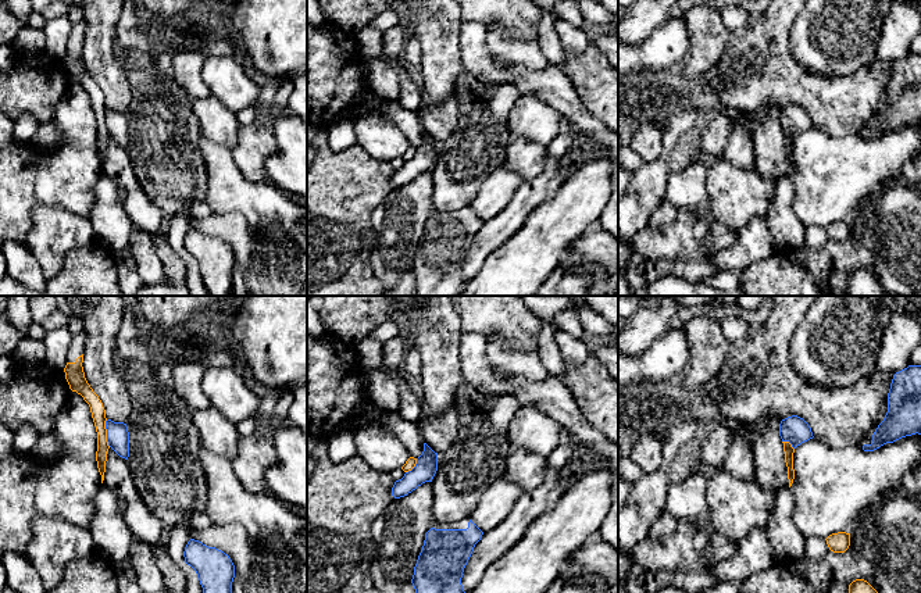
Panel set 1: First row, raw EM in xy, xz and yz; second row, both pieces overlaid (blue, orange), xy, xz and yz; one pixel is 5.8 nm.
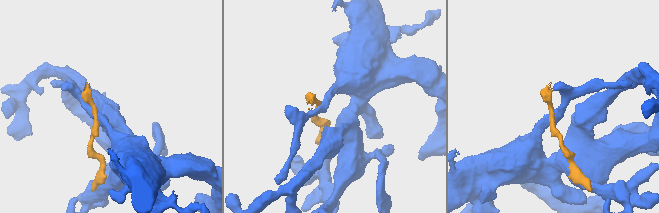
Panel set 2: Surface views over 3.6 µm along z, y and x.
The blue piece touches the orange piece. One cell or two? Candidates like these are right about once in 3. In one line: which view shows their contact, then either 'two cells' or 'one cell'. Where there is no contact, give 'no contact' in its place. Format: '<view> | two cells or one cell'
xy | two cells

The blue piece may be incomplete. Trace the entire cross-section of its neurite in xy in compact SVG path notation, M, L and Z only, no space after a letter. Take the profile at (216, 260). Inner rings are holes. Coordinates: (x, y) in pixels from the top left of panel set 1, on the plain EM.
M190 228L183 240L185 251L190 254L200 269L203 283L210 296L233 296L232 271L235 254L228 243Z

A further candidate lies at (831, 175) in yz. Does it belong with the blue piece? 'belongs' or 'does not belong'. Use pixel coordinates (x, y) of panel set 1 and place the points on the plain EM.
does not belong

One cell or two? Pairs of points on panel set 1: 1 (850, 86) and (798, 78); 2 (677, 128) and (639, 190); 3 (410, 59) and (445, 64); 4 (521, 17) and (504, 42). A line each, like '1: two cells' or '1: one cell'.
1: one cell
2: one cell
3: two cells
4: two cells

